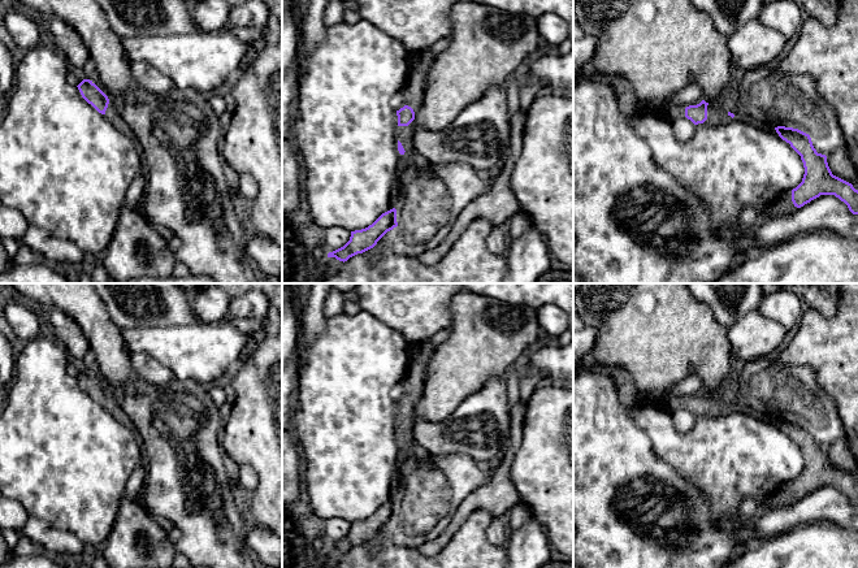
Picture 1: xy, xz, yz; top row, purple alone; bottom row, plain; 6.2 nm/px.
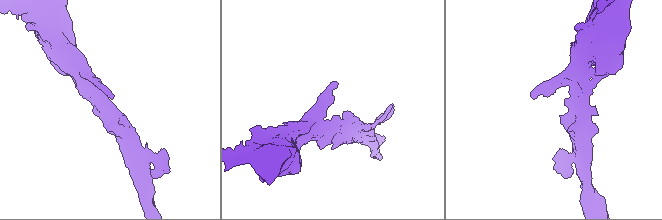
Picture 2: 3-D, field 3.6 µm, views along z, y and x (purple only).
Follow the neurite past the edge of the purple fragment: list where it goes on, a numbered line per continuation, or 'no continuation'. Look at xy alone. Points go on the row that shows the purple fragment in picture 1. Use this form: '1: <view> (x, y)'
1: xy (112, 113)

